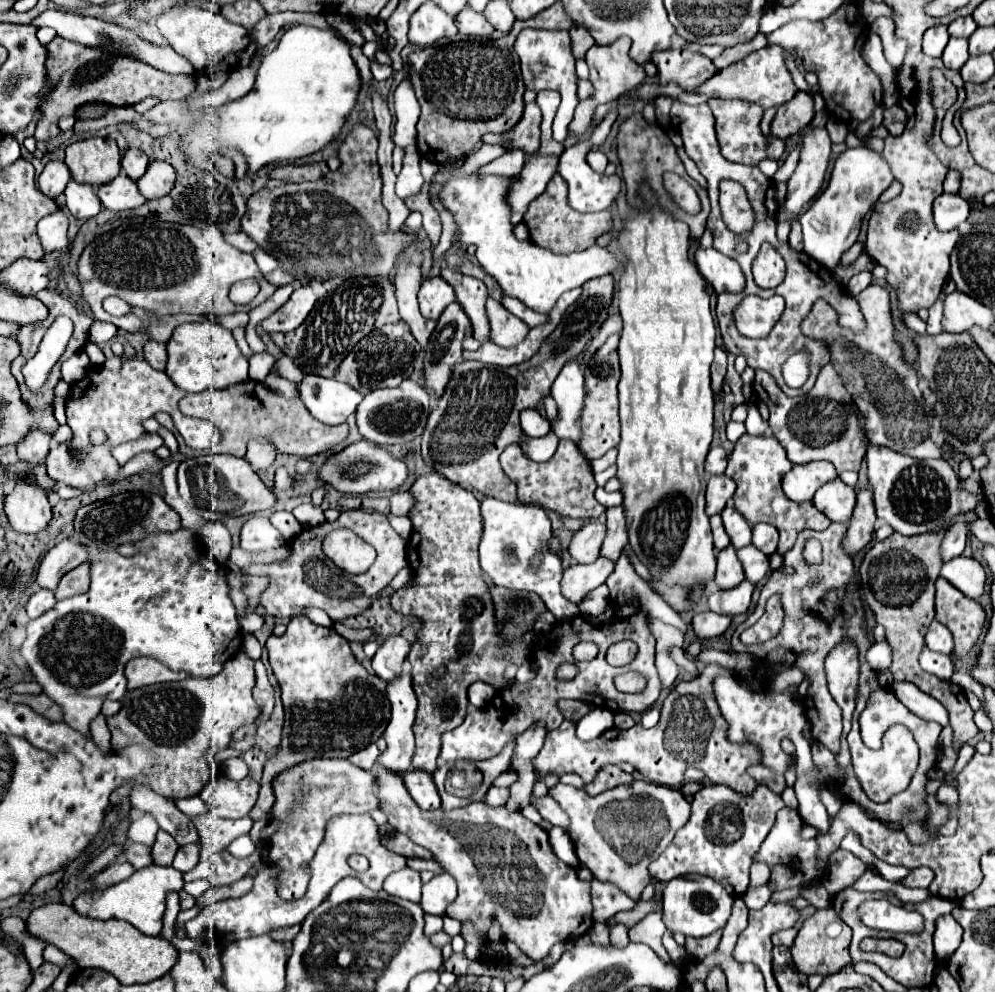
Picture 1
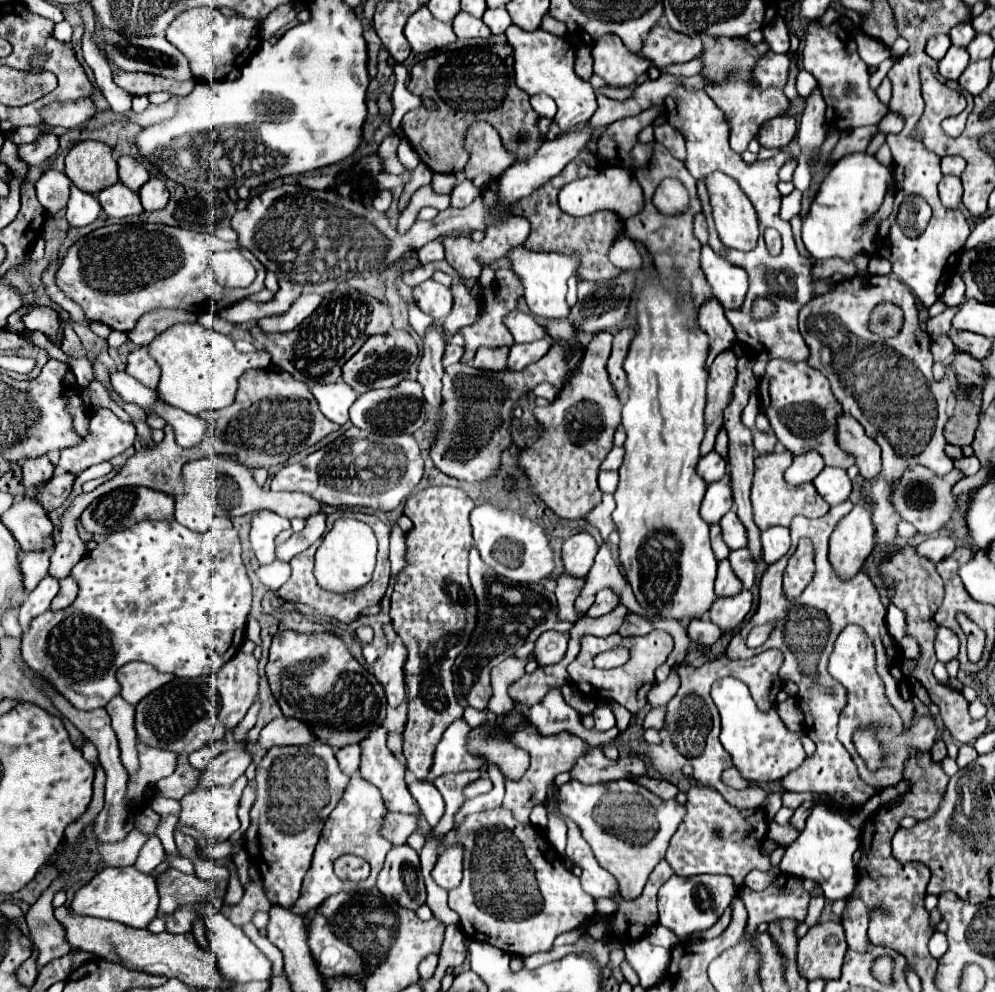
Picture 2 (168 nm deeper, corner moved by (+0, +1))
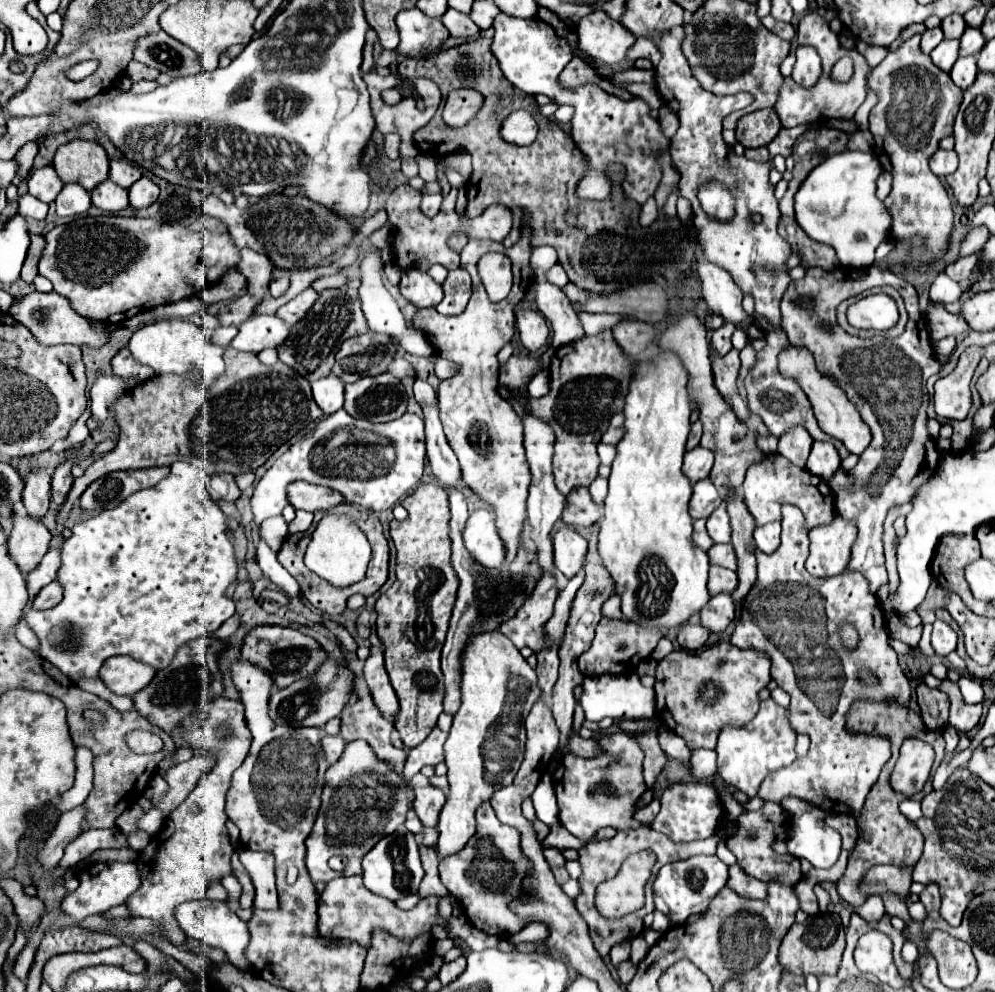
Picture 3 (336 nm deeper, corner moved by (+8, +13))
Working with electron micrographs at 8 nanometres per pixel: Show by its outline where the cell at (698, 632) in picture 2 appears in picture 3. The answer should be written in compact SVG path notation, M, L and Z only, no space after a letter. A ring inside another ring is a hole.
M685 623L683 627L679 627L677 633L677 643L687 649L687 651L697 651L707 643L709 631L703 629L701 625L693 625L693 623Z

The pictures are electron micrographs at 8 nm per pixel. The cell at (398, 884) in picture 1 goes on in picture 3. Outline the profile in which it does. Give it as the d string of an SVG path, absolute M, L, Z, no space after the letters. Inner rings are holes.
M403 825L383 837L361 861L363 867L363 883L367 885L367 889L371 889L373 893L387 897L391 901L405 897L405 895L415 895L419 889L419 883L423 879L423 867L421 867L421 859L419 859L419 843L415 839L415 835L411 831L407 831Z

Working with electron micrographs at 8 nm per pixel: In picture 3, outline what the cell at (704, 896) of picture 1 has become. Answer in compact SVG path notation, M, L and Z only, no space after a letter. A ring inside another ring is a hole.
M695 855L685 861L675 861L661 867L653 891L655 891L655 909L663 911L673 925L681 925L689 915L697 915L707 909L711 899L727 883L727 865L717 855Z

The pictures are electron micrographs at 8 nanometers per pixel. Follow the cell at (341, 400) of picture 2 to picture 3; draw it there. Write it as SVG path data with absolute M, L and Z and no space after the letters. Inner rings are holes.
M329 375L325 379L311 383L311 387L313 387L313 399L325 415L331 415L343 407L343 387L345 385L343 381L339 381L339 377Z

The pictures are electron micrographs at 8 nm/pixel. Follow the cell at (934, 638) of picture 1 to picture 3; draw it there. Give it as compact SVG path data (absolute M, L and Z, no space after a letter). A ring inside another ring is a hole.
M935 621L933 623L933 633L931 633L931 645L935 649L937 655L945 657L949 655L951 651L955 651L957 647L957 633L943 621Z

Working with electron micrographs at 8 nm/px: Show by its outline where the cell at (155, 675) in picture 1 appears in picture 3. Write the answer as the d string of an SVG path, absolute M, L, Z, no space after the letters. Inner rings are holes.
M111 657L99 669L99 679L121 697L131 697L149 685L155 669L135 661L133 657Z

